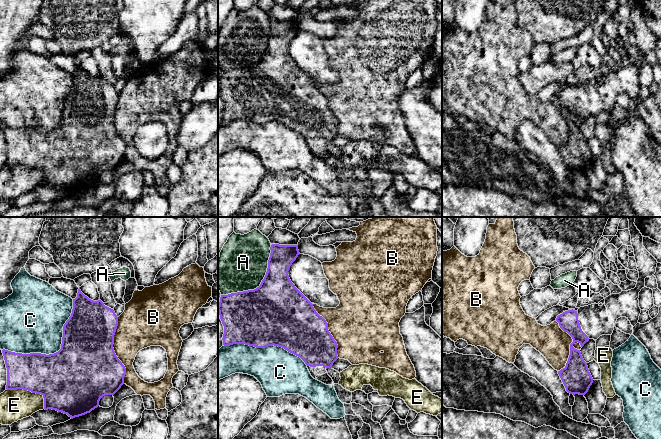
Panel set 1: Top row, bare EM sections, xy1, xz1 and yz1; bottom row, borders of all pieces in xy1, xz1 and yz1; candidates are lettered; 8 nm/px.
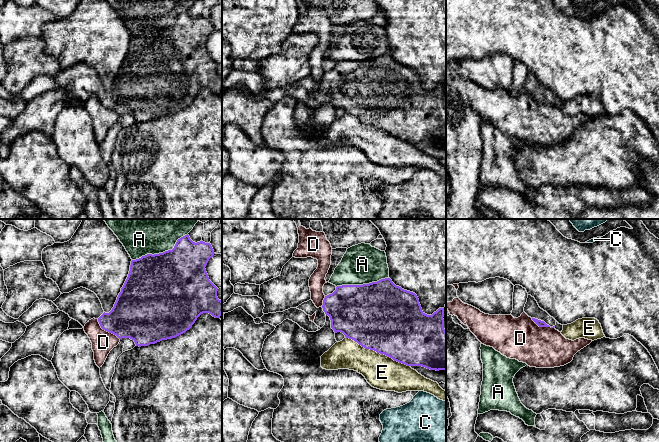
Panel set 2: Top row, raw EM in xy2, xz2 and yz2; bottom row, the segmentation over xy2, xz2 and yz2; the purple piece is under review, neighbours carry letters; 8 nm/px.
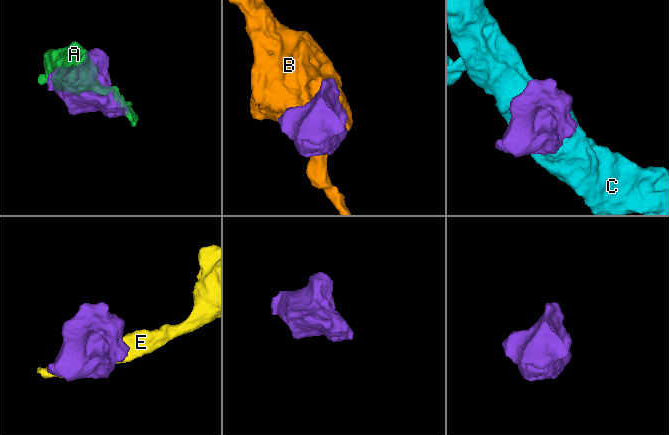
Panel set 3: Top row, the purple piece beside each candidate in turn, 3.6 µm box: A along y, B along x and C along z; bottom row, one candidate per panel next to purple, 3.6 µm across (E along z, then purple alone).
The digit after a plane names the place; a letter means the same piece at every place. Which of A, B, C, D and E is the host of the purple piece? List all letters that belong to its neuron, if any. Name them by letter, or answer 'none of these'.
none of these

